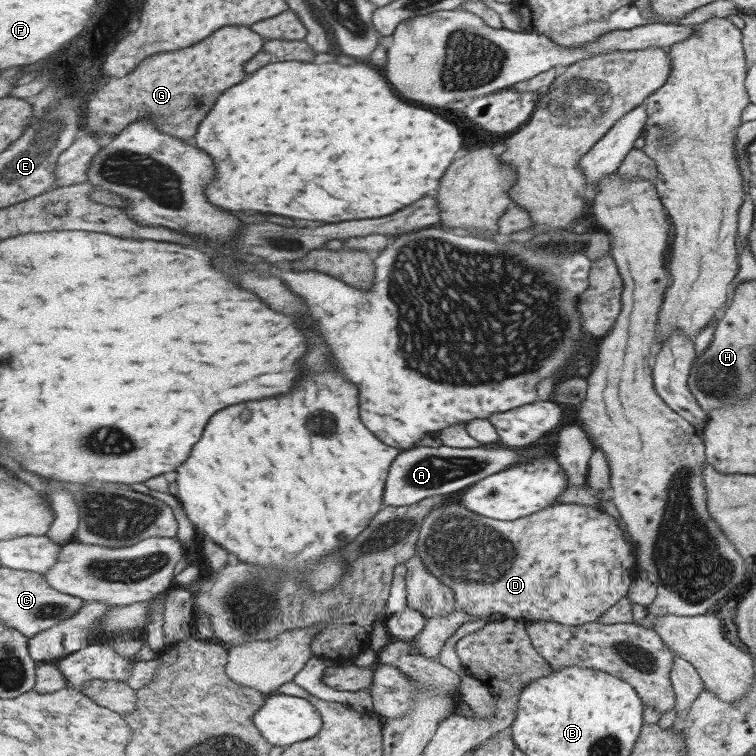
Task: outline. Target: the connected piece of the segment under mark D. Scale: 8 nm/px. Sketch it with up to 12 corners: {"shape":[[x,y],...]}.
{"shape":[[441,502],[416,548],[476,618],[587,625],[637,548],[599,506]]}

